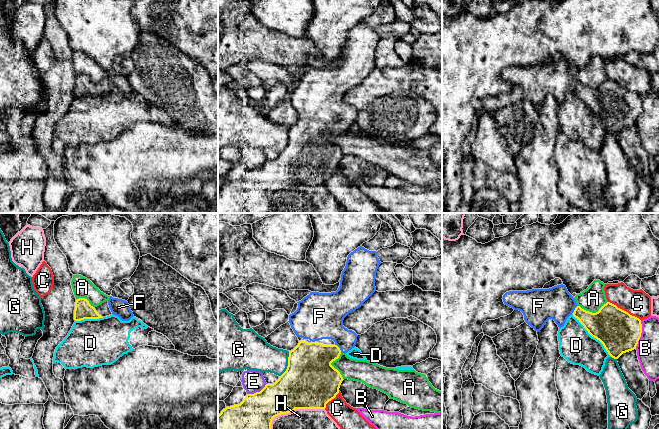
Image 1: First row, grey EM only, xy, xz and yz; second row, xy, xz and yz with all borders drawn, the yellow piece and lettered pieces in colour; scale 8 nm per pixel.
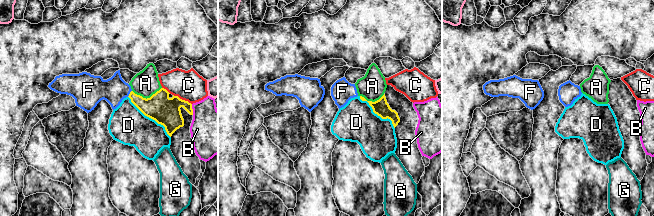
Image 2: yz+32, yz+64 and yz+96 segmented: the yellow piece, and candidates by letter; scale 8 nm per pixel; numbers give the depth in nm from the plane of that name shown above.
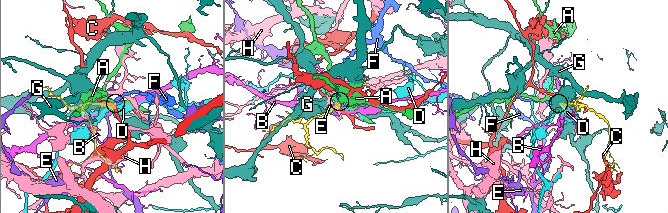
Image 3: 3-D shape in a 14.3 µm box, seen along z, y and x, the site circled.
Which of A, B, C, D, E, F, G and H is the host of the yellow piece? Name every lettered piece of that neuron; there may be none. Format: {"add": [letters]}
{"add": ["F"]}

